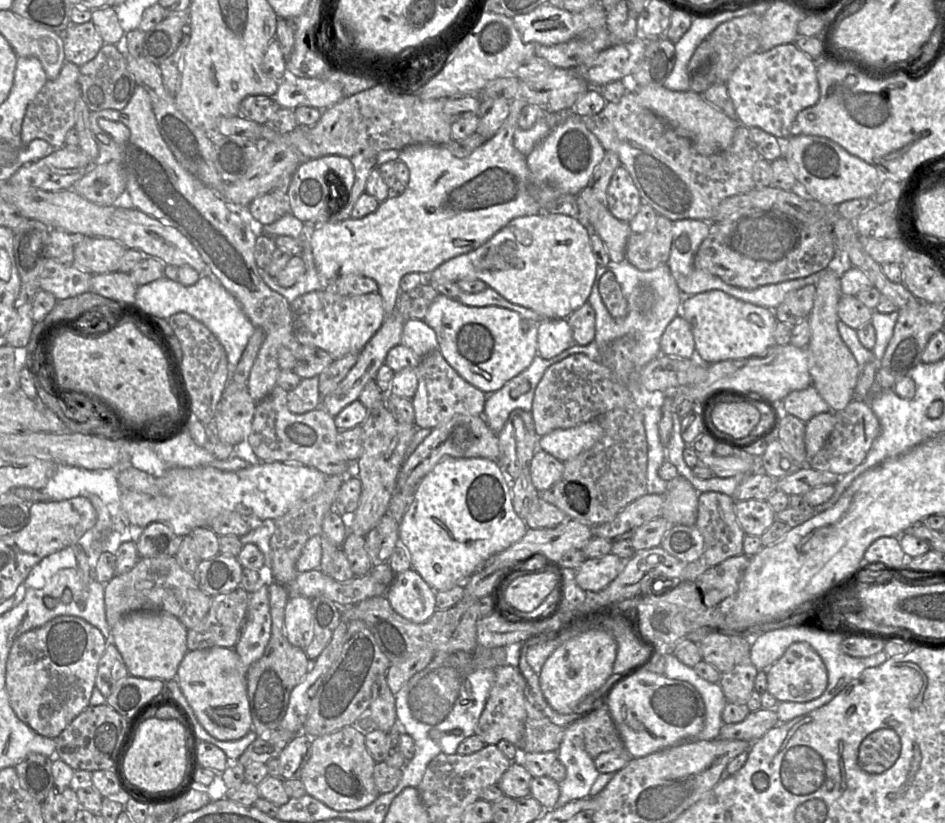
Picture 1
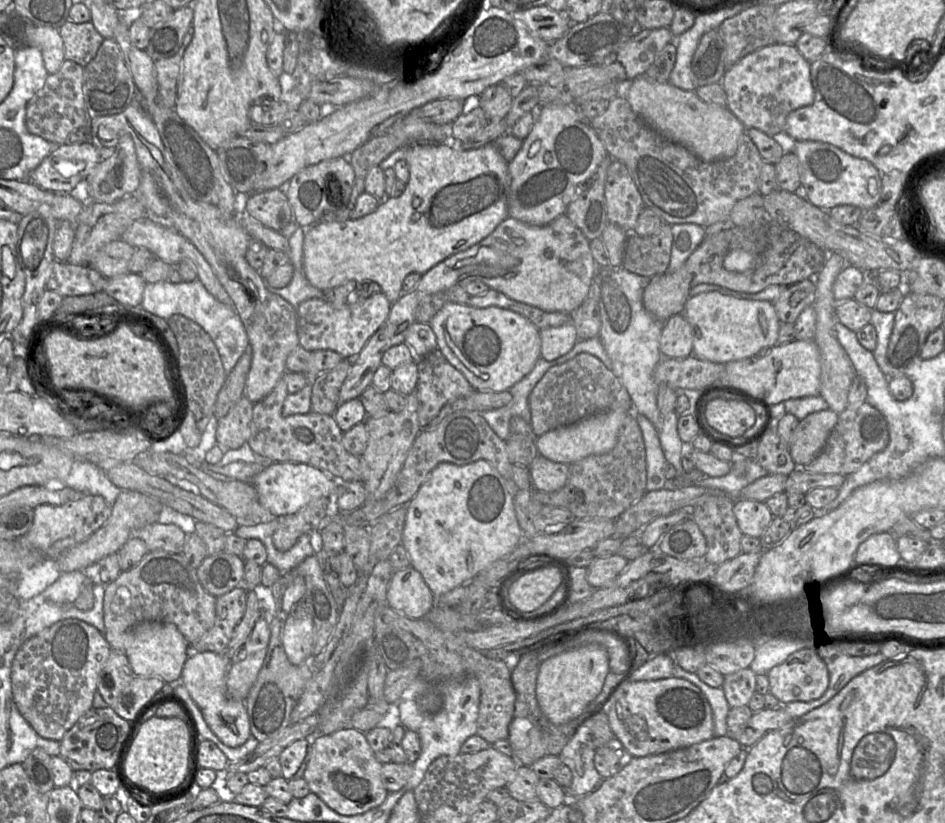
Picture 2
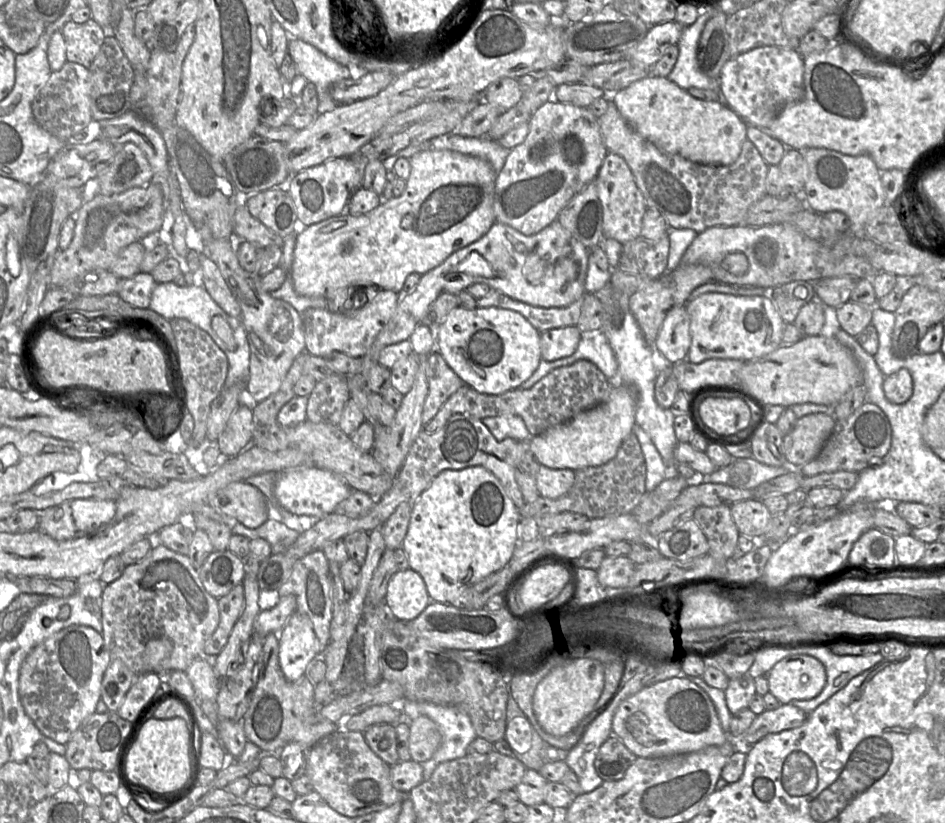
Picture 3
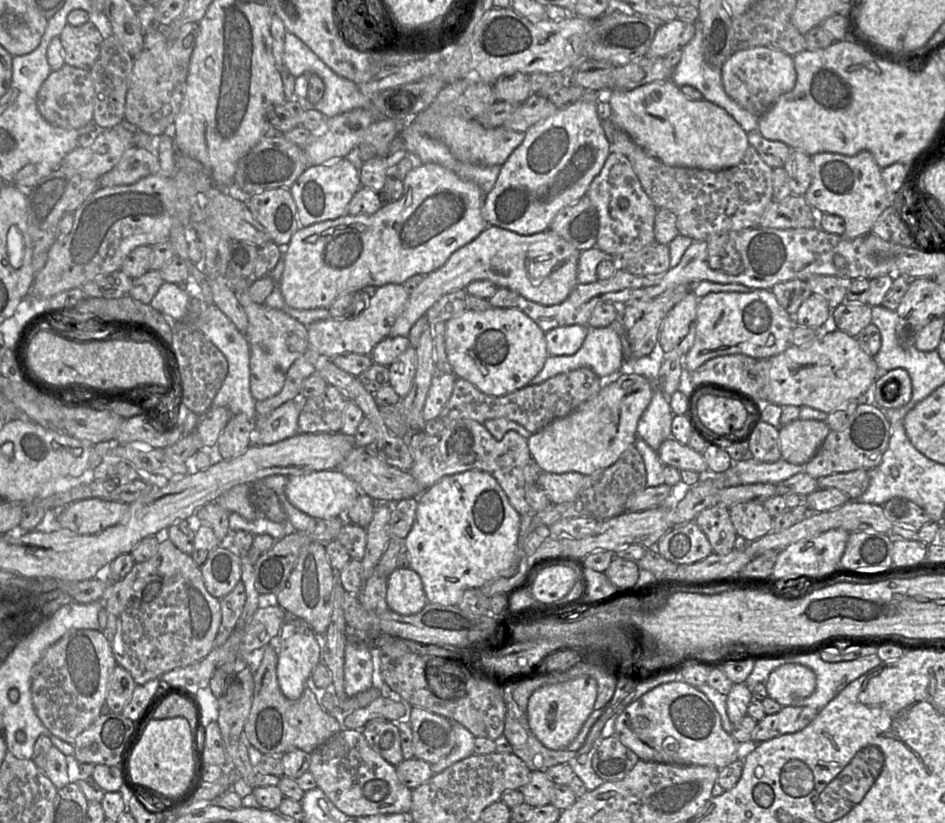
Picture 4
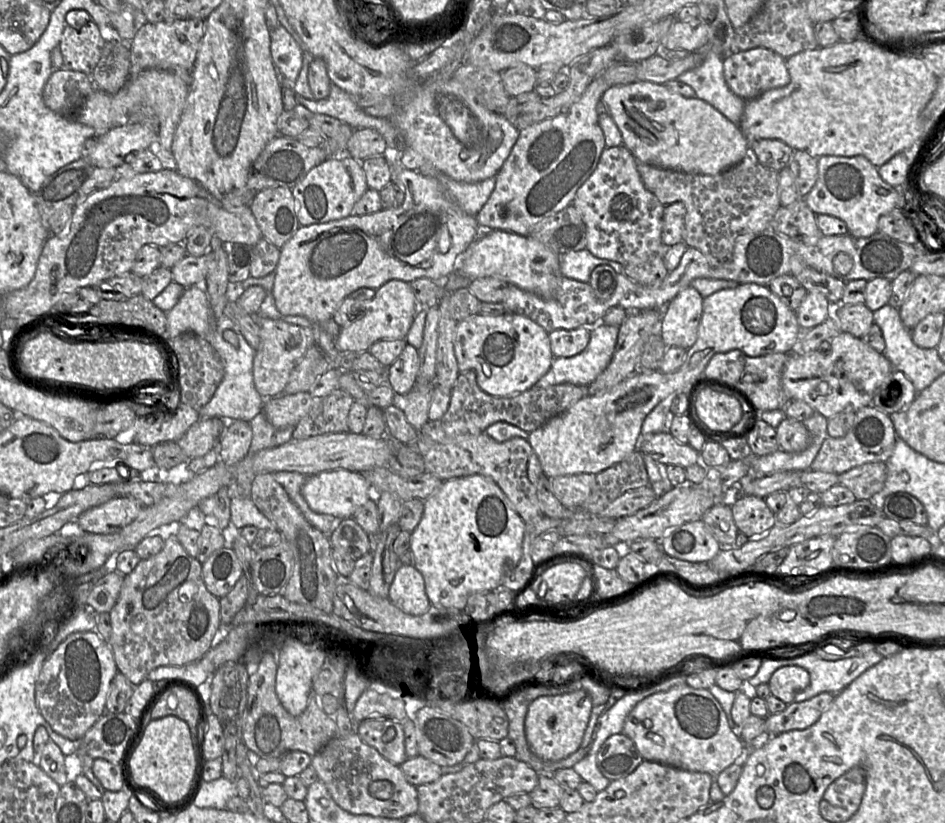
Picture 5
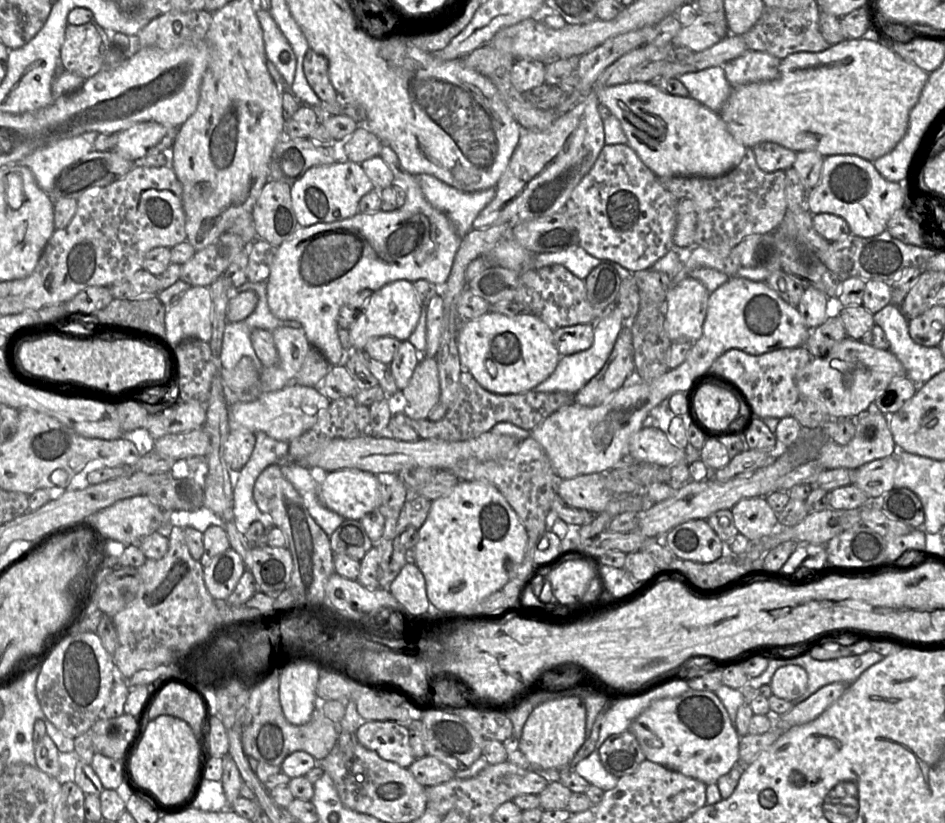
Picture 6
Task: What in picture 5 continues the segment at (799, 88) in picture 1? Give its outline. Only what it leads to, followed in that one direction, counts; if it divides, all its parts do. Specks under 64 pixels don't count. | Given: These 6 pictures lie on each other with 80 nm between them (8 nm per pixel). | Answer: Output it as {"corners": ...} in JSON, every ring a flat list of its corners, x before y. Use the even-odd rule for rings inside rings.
{"corners":[[756,47,746,51,733,51,725,55,723,73,731,91,745,101,754,99,770,89,784,87,790,82,786,59,763,47]]}

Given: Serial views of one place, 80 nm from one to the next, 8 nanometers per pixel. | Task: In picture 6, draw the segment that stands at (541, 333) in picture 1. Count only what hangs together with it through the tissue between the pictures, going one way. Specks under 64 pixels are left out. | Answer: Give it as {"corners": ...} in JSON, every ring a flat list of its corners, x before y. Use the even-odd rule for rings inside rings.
{"corners":[[577,324,554,330,554,343,561,356,589,349,594,341,595,324]]}

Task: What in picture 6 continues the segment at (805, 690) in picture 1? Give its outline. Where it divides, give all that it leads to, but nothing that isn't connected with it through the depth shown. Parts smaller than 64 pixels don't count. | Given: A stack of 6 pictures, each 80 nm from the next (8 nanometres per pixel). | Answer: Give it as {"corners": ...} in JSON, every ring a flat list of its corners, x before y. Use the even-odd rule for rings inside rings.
{"corners":[[800,666,780,667,770,682,773,695,790,702,795,702,806,690,807,672]]}

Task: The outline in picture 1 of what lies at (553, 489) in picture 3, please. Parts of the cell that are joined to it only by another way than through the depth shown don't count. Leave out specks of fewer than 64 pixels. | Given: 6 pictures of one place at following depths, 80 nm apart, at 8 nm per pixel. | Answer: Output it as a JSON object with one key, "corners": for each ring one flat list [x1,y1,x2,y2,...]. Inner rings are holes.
{"corners":[[537,449,530,463,530,476,537,491,544,491,554,485,564,471,564,462,547,452]]}

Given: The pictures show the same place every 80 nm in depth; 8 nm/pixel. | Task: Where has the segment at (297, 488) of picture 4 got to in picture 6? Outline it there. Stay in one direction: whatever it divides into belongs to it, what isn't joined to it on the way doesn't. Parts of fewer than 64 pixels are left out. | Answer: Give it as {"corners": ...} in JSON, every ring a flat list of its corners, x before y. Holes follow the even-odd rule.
{"corners":[[341,469,321,476,319,499,344,519,361,518,380,507,383,477,358,469]]}

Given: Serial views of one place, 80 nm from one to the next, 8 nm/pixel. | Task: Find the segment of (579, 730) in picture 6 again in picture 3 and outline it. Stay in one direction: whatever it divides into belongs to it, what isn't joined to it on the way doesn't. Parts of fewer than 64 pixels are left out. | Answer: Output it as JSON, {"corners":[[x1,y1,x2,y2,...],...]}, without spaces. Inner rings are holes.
{"corners":[[565,658,536,686,532,699,533,712,546,733,556,737,564,736,595,711,595,704,603,688,604,667,599,661,590,658]]}

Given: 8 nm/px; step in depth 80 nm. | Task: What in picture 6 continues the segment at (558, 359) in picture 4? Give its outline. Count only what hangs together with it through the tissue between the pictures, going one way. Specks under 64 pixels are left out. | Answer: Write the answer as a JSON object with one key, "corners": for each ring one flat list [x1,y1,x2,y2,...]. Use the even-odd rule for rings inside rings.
{"corners":[[616,303,614,307,595,322,592,346,576,354,561,356,555,371,533,390,536,392,566,392,576,394,604,367,624,326,625,320]]}

